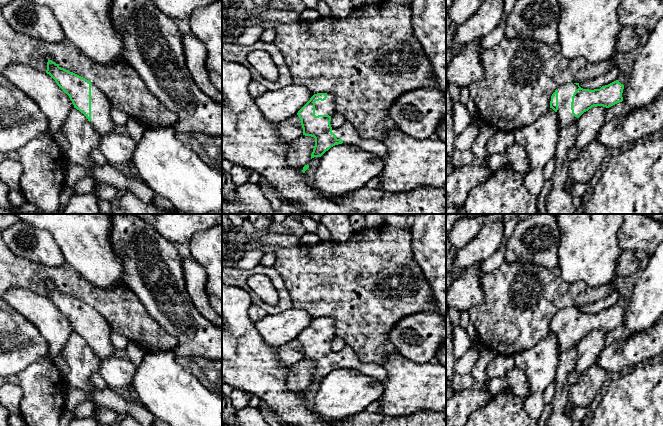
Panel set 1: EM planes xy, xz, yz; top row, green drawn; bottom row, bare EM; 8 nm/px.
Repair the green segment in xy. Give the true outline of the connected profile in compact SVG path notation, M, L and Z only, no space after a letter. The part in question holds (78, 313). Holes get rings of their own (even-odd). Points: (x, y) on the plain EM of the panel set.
M52 284L47 286L46 297L69 320L74 332L83 337L100 360L114 356L111 328L102 315L89 304L61 292Z

